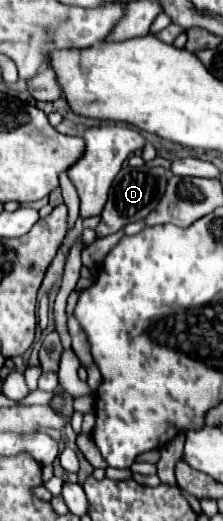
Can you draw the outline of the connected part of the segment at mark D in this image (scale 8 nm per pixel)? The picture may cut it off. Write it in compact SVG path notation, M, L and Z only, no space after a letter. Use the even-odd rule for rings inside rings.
M123 165L123 169L119 171L119 175L115 177L115 181L111 185L109 199L107 199L105 209L101 213L101 221L95 229L97 237L107 237L111 233L121 231L129 223L145 219L151 213L151 209L155 209L155 205L159 203L159 197L163 197L165 187L167 187L167 179L169 179L169 173L163 167L143 165L139 169L133 169L129 165Z

